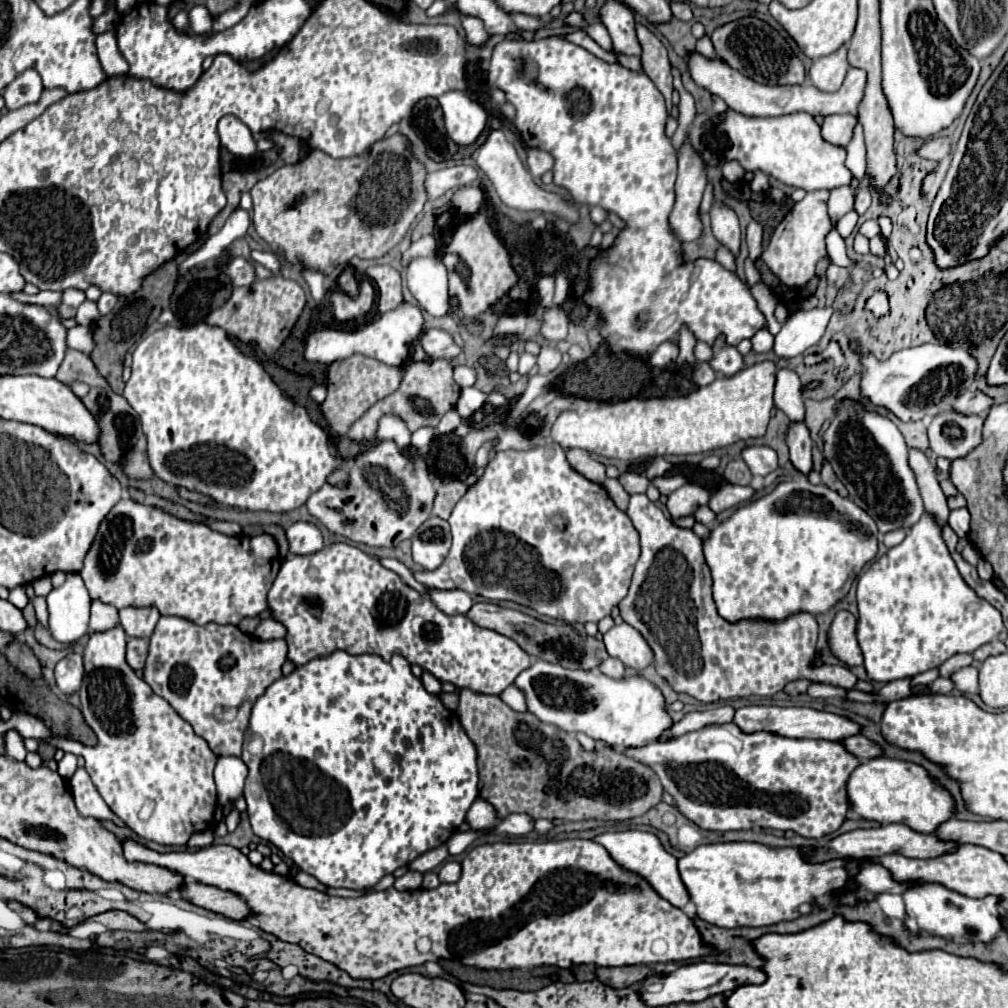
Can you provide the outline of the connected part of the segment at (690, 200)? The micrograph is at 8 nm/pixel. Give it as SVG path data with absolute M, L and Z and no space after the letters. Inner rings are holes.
M684 142L678 154L678 180L676 202L670 212L670 230L678 240L698 240L702 224L698 218L698 206L706 188L704 162L694 154L694 148Z

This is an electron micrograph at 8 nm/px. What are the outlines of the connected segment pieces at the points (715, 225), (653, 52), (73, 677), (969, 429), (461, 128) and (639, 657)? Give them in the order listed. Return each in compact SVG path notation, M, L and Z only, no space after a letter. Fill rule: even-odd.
M714 202L712 210L712 232L716 236L716 240L726 246L734 256L740 254L740 226L738 226L738 216L734 214L734 210L726 208L720 202Z
M638 24L636 32L638 32L638 40L642 44L642 56L640 56L642 70L658 86L658 90L664 94L666 108L670 115L673 108L672 92L674 92L674 86L672 86L668 52L662 46L662 42L646 26Z
M78 652L68 654L56 664L56 684L64 696L70 696L80 688L82 676L84 676L84 666L82 666L82 656Z
M950 408L932 418L928 438L936 456L954 460L968 454L974 446L978 446L978 442L982 442L982 418L976 414L964 416Z
M462 90L446 92L438 98L438 102L444 112L448 136L458 146L474 144L488 124L488 112L484 106L466 96Z
M626 622L616 624L606 632L604 644L608 654L620 658L628 668L642 670L654 662L654 652L644 640L644 636Z

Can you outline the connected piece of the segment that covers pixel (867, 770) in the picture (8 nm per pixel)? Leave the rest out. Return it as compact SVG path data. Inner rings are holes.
M876 756L860 762L846 782L848 806L860 818L880 824L904 824L916 832L930 834L938 822L954 816L954 800L948 790L940 788L922 766Z

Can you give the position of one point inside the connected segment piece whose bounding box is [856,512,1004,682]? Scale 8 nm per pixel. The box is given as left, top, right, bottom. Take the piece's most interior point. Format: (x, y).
(914, 612)

